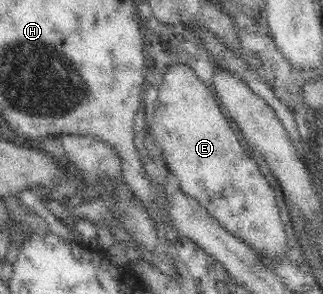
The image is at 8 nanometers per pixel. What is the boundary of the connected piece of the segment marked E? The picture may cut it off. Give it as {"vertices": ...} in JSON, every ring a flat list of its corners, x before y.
{"vertices":[[175,63,173,67,166,68,161,81,158,82,158,98,154,109,153,120,150,126,147,126,150,127,149,142,153,150,161,152,166,167,177,177,182,192,196,199,198,204,221,224,221,227,237,239,248,243,264,259,269,256,285,255,287,237,279,218,273,188,261,173,256,160,250,156,239,132,222,109,214,92,199,79,192,67]]}

